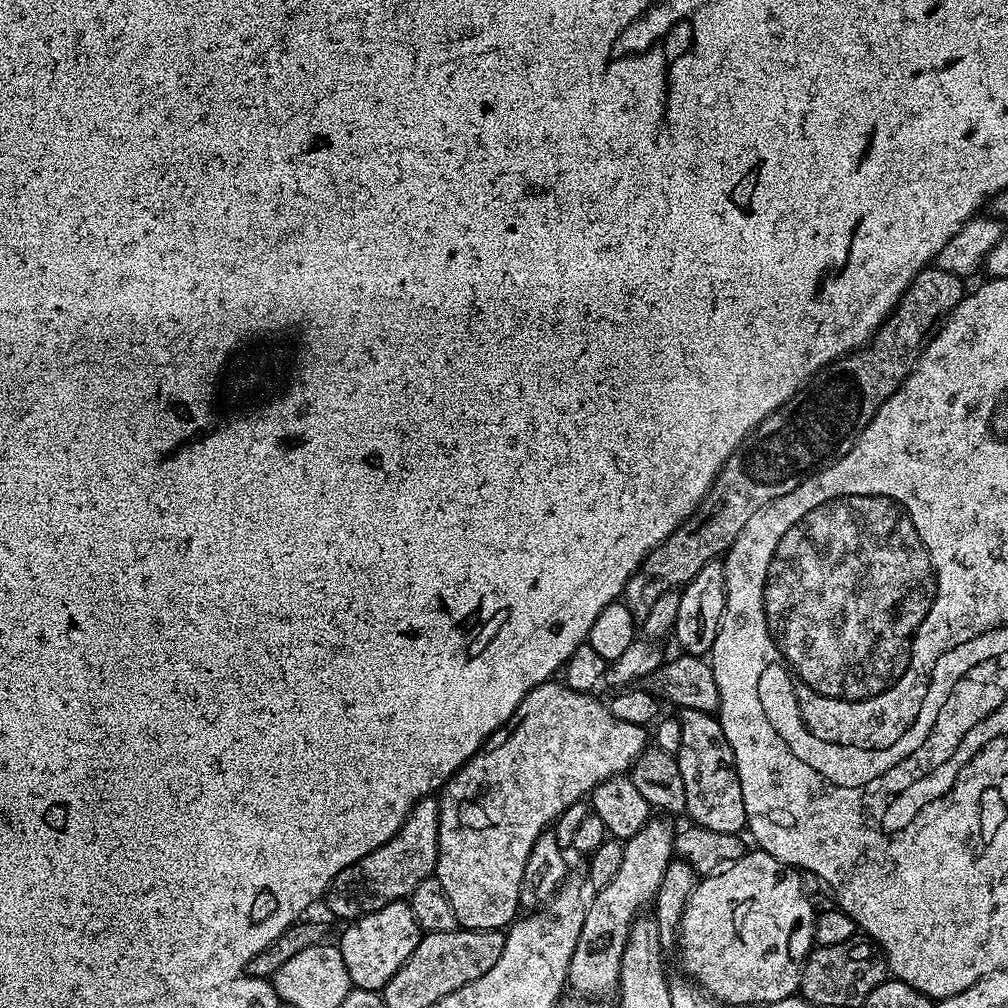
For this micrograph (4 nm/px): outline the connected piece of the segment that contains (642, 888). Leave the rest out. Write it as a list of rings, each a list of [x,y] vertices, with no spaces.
[[[649,819],[648,825],[634,838],[623,841],[621,869],[606,886],[597,891],[587,901],[582,922],[582,934],[578,934],[578,946],[574,946],[574,958],[570,958],[568,967],[569,989],[573,988],[580,998],[608,996],[617,991],[620,983],[622,950],[626,950],[628,935],[636,917],[645,911],[644,908],[656,899],[656,892],[662,886],[662,874],[674,853],[672,844],[676,841],[677,829],[672,828],[671,819]]]

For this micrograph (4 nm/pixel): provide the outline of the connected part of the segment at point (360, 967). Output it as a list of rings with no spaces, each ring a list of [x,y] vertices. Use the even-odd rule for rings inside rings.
[[[396,900],[390,906],[382,906],[382,910],[359,916],[345,928],[348,929],[341,934],[338,945],[353,985],[374,992],[380,992],[384,984],[398,974],[406,958],[414,954],[422,935],[411,903],[403,900]]]

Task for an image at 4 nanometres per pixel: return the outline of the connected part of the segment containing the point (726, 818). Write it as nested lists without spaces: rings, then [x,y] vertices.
[[[683,710],[678,719],[682,726],[682,746],[676,751],[676,761],[682,770],[682,786],[686,786],[686,816],[693,825],[706,830],[718,830],[718,834],[740,834],[745,831],[748,819],[742,802],[742,786],[736,769],[734,750],[722,734],[722,726],[715,715],[698,710]]]

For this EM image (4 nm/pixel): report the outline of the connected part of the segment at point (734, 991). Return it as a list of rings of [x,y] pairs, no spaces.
[[[759,850],[745,851],[742,859],[729,868],[703,877],[694,894],[690,894],[690,902],[686,902],[680,923],[678,953],[684,963],[683,971],[709,996],[715,996],[725,1006],[762,1006],[766,1002],[778,1002],[797,995],[800,969],[814,947],[814,926],[818,915],[817,909],[812,909],[812,900],[800,879],[802,876],[797,869]]]

